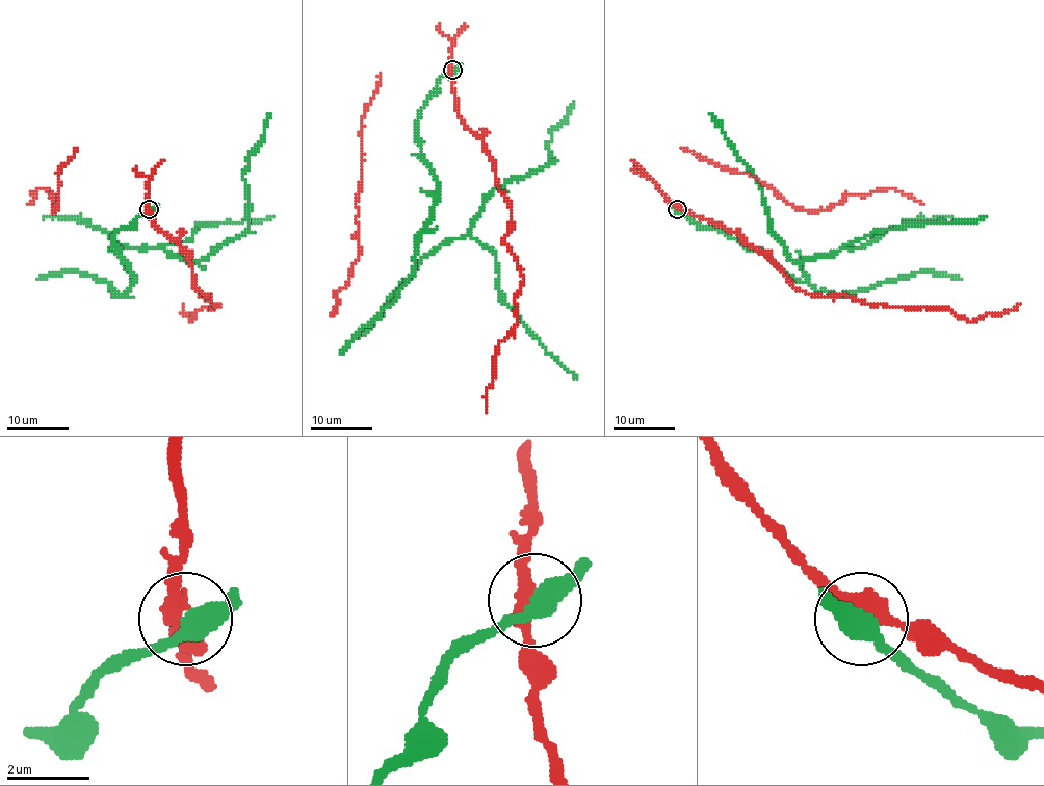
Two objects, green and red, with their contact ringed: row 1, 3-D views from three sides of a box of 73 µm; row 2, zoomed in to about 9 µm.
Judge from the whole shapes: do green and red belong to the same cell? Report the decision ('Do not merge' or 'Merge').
Do not merge

